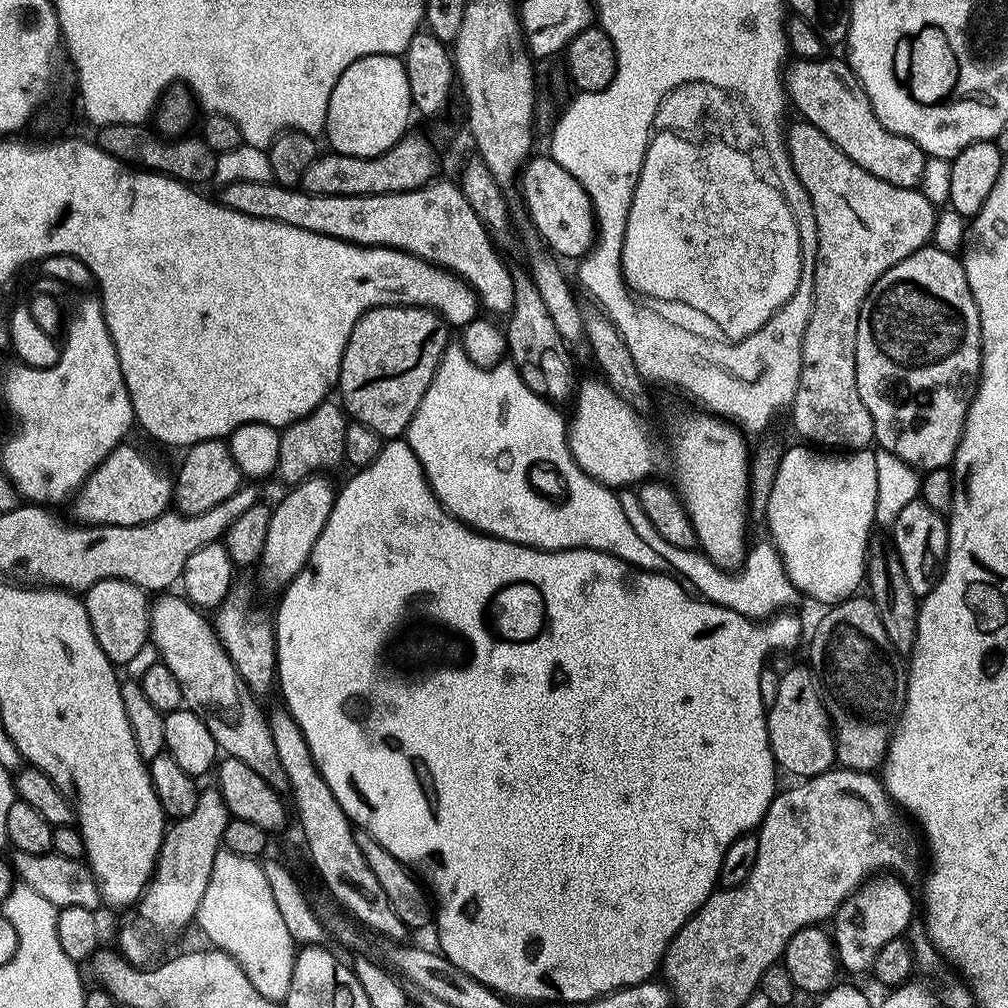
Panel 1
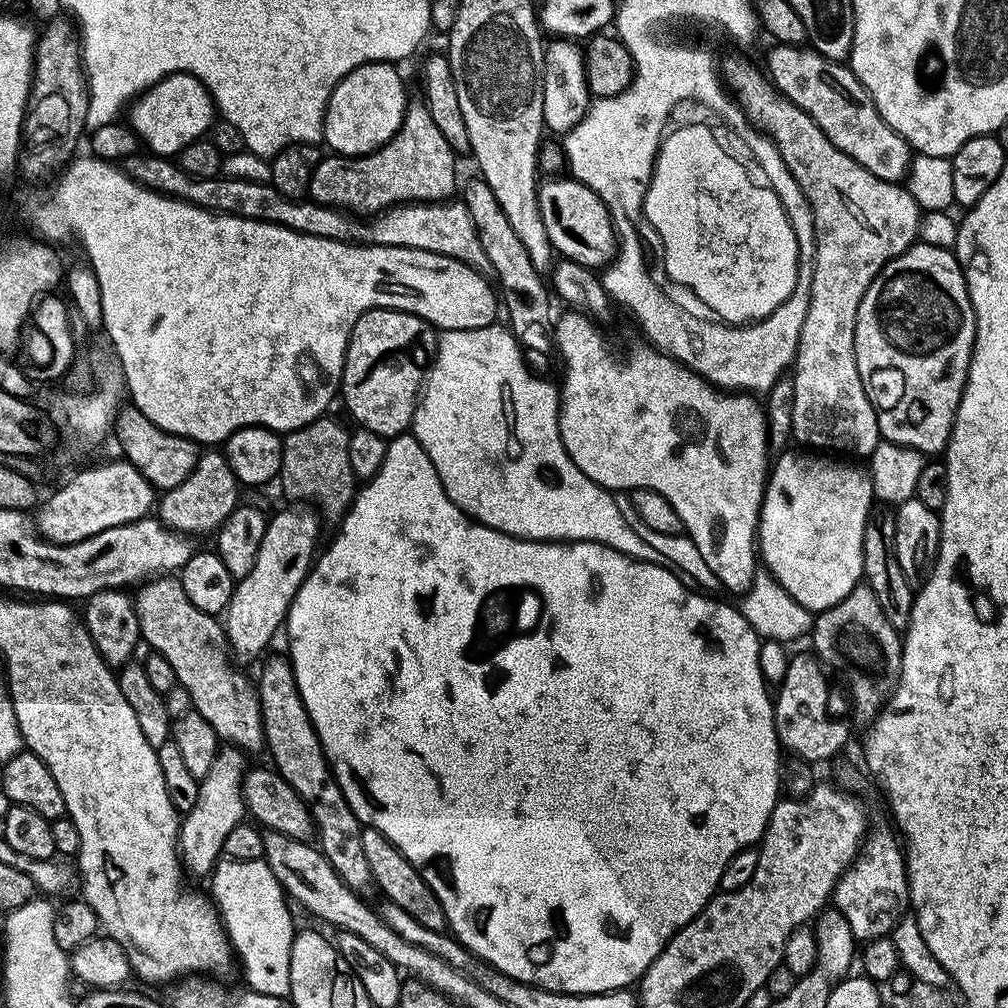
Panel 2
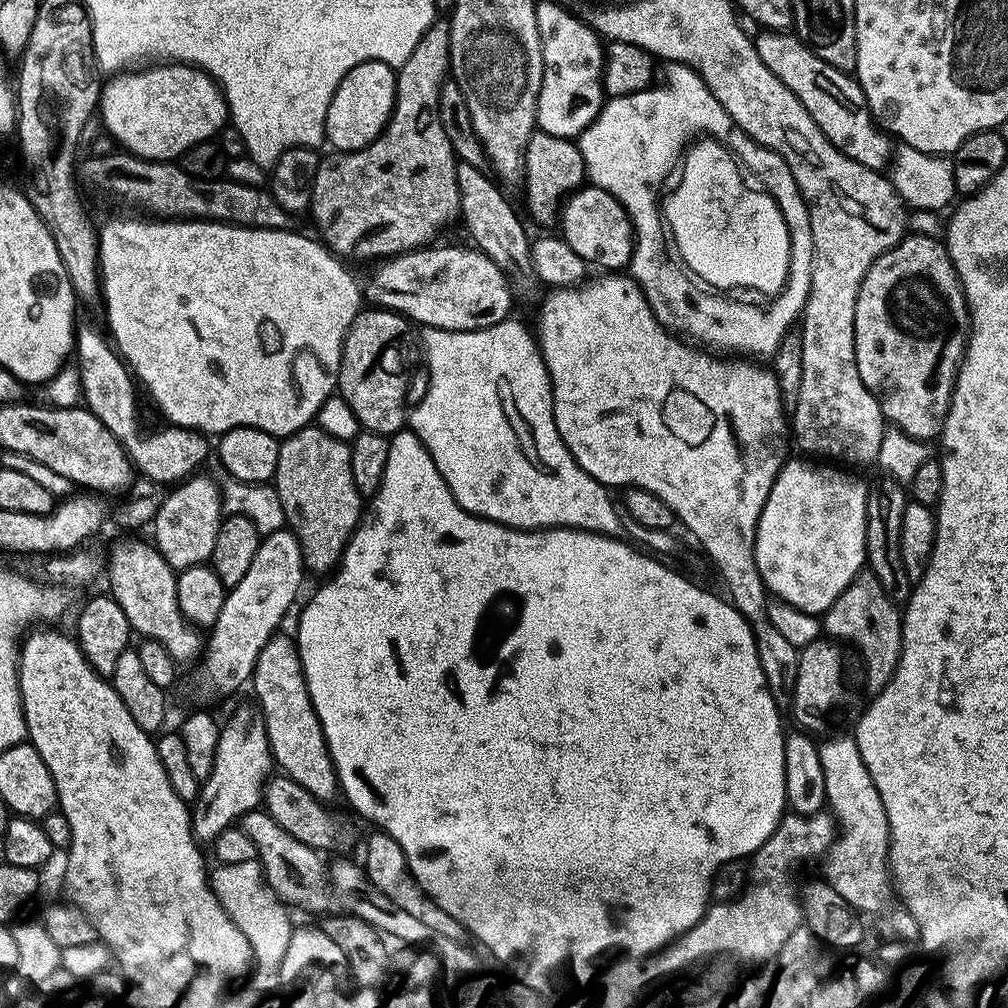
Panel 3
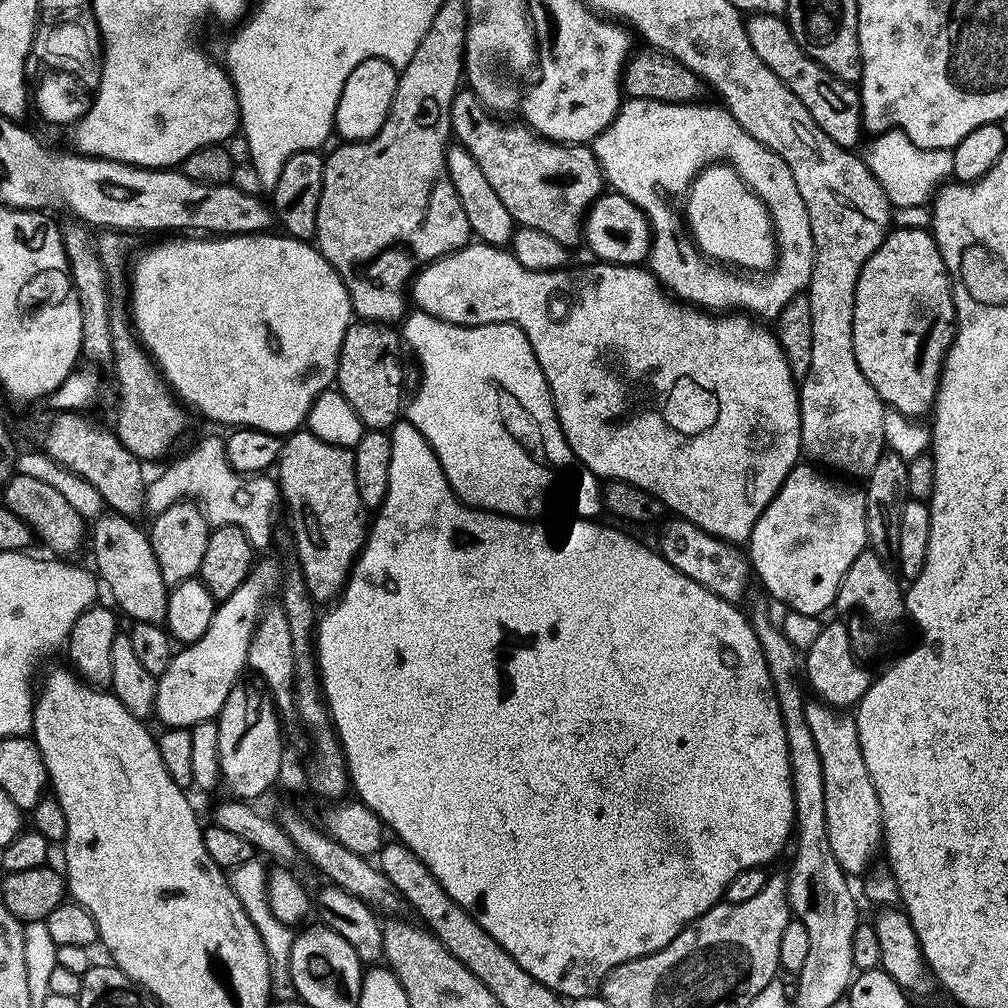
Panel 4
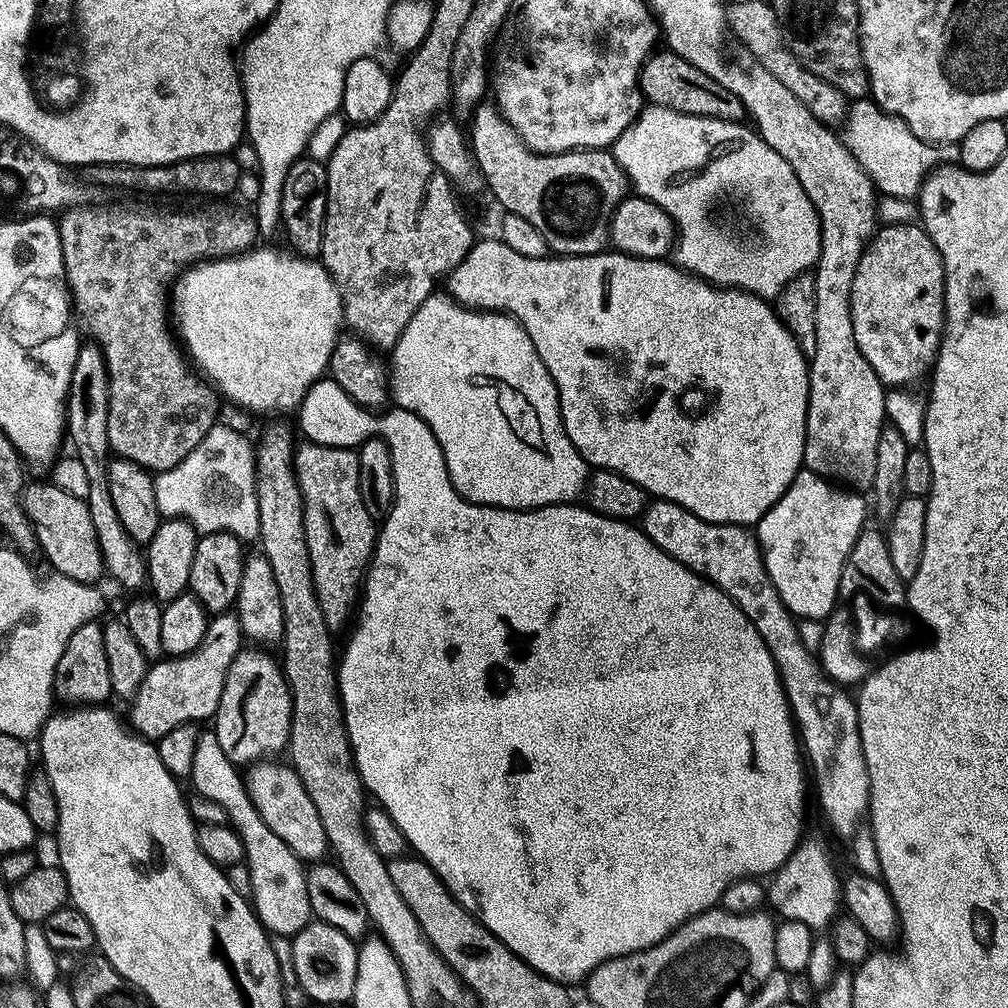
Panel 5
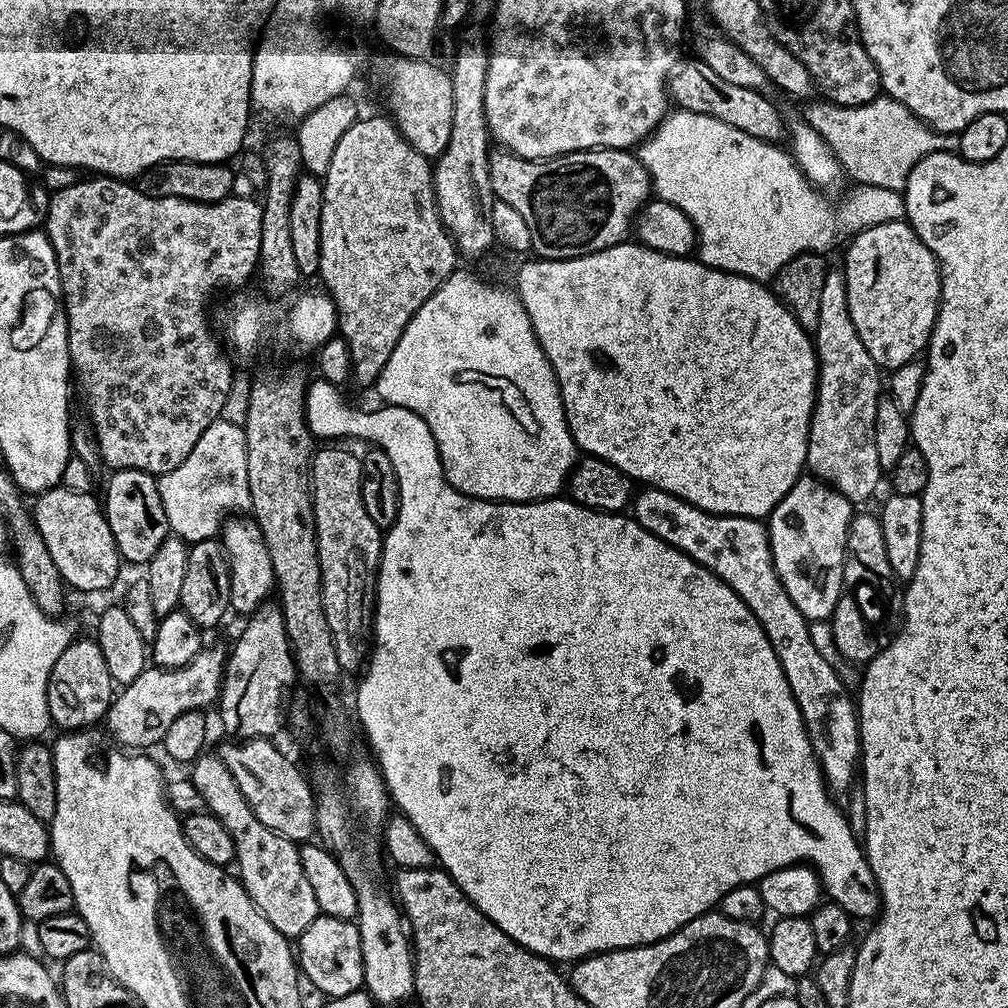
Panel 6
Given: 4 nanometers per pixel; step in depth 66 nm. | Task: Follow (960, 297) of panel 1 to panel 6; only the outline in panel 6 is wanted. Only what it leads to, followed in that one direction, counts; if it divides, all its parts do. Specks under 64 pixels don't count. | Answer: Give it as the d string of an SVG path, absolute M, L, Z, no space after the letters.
M907 219L895 220L894 222L882 222L878 226L859 229L856 236L848 244L844 252L844 281L846 282L846 302L850 310L850 318L854 322L854 330L858 330L858 338L862 338L862 346L866 346L870 358L874 358L876 365L881 370L895 370L898 366L906 366L906 362L917 359L927 349L928 337L932 334L932 327L936 324L936 316L940 312L940 264L936 261L936 255L918 238L918 234L912 229Z

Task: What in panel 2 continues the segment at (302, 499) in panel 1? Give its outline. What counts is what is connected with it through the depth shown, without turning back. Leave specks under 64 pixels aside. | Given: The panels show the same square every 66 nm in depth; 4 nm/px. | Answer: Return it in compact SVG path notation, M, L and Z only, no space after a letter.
M308 506L288 507L292 508L284 508L269 519L266 534L262 534L262 546L258 546L254 570L233 587L230 602L222 613L224 632L233 657L252 660L259 652L269 651L268 643L287 621L288 607L308 577L308 569L317 555L316 538L320 534L321 517Z

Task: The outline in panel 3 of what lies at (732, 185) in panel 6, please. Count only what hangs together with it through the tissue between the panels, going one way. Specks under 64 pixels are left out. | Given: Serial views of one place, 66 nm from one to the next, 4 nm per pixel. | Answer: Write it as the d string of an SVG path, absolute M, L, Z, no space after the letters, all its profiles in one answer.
M675 62L669 63L667 68L668 84L662 85L661 88L659 86L644 88L629 96L611 97L600 109L595 122L585 132L580 133L578 143L584 159L587 179L595 187L614 194L614 198L618 198L618 202L624 208L624 213L628 215L634 233L630 275L644 291L644 296L652 306L652 312L665 328L673 333L683 334L689 341L699 342L705 349L716 354L739 354L744 358L764 358L760 356L772 358L776 355L782 338L788 335L795 325L792 323L795 320L797 323L801 319L810 294L810 282L813 281L814 246L808 204L802 198L801 190L798 189L798 184L794 181L794 176L790 173L785 160L778 153L768 149L757 151L756 164L752 165L750 170L760 177L759 183L766 189L768 195L774 198L775 204L782 211L783 221L786 222L786 228L790 234L790 270L784 288L765 303L768 304L765 308L759 308L756 304L728 300L732 298L729 298L723 290L710 286L702 278L698 278L698 274L689 272L680 261L676 247L670 246L670 236L666 231L661 209L658 207L662 200L660 187L671 172L673 175L674 169L681 163L682 158L690 158L690 153L686 149L693 137L697 134L707 134L712 138L724 138L728 131L733 131L734 125L730 114L722 110L722 102L718 102L718 98L710 94L710 90L704 84L704 79L695 69Z

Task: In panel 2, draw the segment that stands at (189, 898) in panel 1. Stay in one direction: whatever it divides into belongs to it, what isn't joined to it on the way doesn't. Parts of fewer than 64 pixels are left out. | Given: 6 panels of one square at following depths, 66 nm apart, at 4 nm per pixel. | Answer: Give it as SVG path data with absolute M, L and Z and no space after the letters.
M224 746L214 758L214 766L206 770L198 786L198 802L194 810L183 813L180 822L180 859L183 867L196 876L207 877L221 859L224 843L234 826L245 823L244 773L245 753L237 747Z

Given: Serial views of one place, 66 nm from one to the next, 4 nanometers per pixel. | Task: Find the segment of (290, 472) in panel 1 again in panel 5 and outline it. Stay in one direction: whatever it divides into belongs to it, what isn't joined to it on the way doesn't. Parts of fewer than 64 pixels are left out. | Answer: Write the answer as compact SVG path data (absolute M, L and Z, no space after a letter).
M304 442L297 447L294 467L302 494L304 537L318 606L322 606L329 629L337 630L349 623L361 595L362 581L376 549L378 524L373 516L366 514L366 506L362 506L358 458L353 449L323 442Z

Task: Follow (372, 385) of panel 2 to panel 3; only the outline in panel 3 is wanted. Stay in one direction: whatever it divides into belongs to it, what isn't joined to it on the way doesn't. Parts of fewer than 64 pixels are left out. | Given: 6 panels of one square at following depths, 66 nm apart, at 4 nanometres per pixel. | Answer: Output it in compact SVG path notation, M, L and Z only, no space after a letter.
M368 306L365 307L359 314L354 318L354 322L348 328L348 333L344 339L344 345L340 351L340 370L338 373L338 396L348 403L348 408L352 411L354 419L360 423L359 427L366 432L377 432L383 436L389 438L396 435L397 432L401 431L406 424L406 408L404 412L404 403L408 400L408 379L412 376L412 332L410 329L409 321L405 317L401 316L399 312L395 310L389 310L379 306Z

